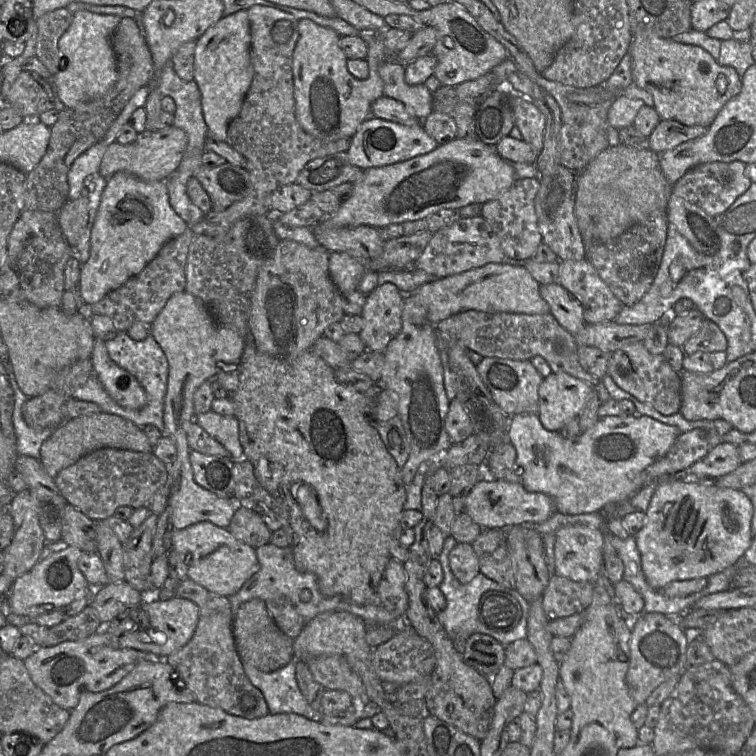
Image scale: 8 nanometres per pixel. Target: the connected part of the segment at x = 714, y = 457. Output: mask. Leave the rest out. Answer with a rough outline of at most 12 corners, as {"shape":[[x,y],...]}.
{"shape":[[721,442],[689,467],[700,479],[716,479],[741,463],[738,446]]}

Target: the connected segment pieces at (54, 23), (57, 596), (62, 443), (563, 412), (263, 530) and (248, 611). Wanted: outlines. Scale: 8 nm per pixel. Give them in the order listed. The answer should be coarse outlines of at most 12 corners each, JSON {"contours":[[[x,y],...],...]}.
{"contours":[[[59,8],[40,16],[35,56],[54,76],[58,41],[73,13]],[[62,546],[13,581],[7,612],[38,616],[91,594],[78,548]],[[100,412],[66,419],[41,445],[54,479],[101,448],[154,451],[141,427]],[[565,372],[544,377],[537,412],[560,431],[593,389]],[[236,507],[228,530],[255,549],[271,540],[261,514]],[[265,601],[233,617],[242,663],[273,672],[295,657],[294,641]]]}

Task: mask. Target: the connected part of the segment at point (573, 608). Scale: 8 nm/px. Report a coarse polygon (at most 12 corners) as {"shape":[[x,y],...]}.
{"shape":[[550,575],[540,599],[549,619],[582,613],[594,582]]}

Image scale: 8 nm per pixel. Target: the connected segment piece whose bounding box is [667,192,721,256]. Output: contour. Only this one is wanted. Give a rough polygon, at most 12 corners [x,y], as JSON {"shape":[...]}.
{"shape":[[672,192],[667,217],[695,251],[719,252],[714,217]]}

